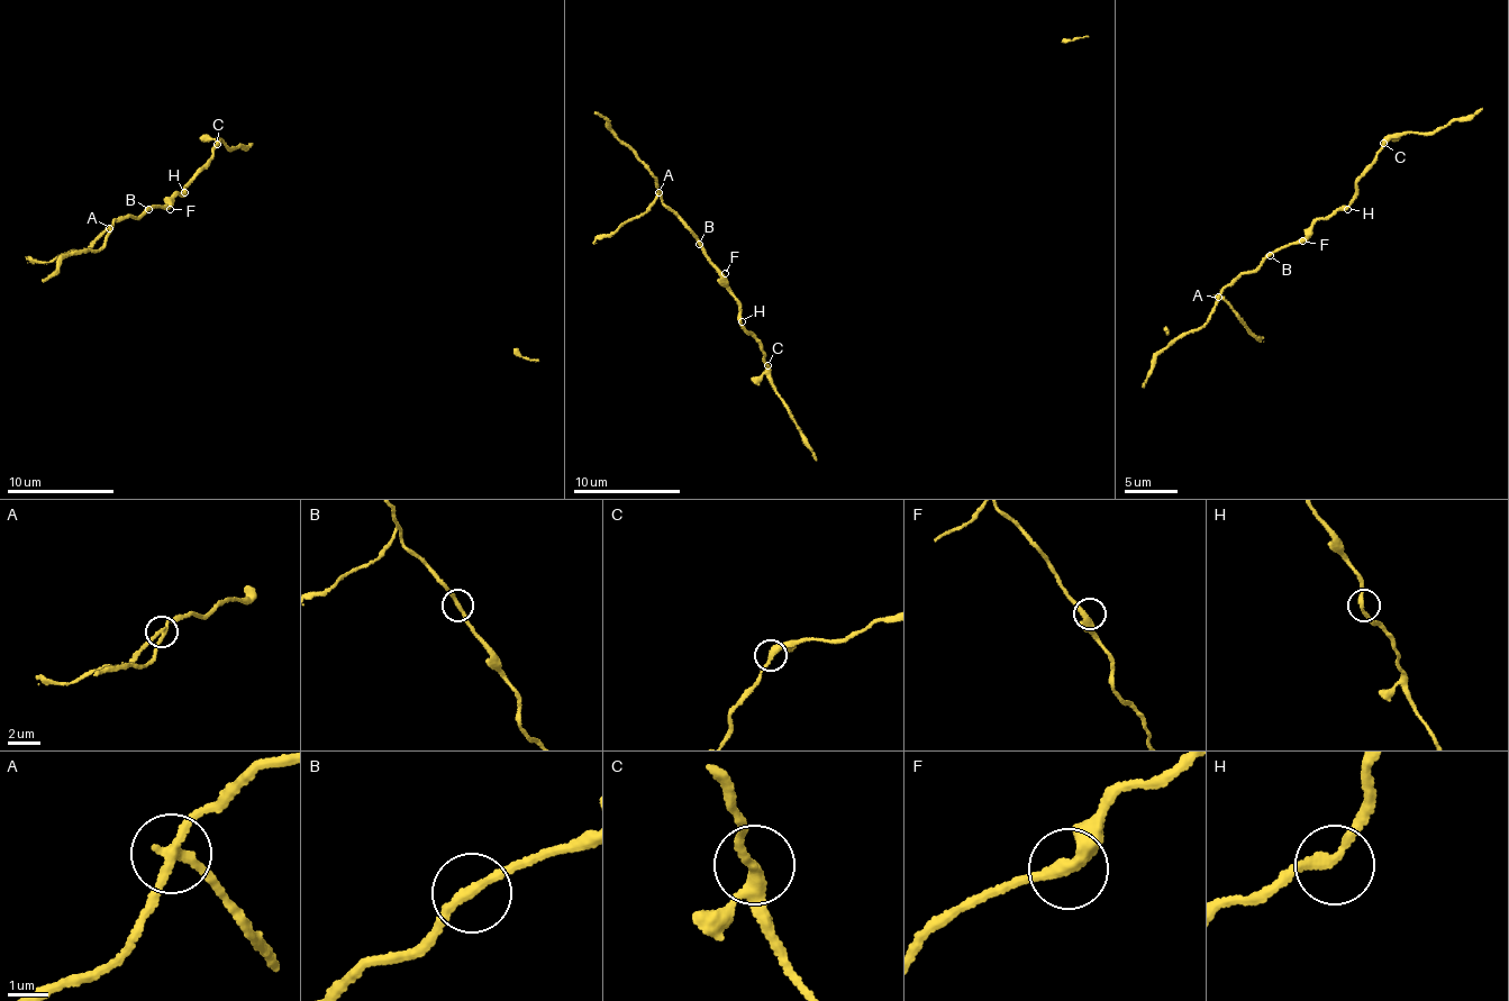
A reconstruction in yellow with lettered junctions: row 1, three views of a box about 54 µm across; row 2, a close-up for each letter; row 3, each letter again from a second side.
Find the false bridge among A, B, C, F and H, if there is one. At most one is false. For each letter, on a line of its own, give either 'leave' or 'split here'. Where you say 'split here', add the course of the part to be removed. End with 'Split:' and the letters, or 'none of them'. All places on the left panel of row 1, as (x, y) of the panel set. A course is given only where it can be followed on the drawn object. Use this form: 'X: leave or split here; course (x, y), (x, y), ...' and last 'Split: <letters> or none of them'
A: split here; course (110, 228), (85, 249), (38, 261), (25, 258)
B: leave
C: leave
F: leave
H: leave
Split: A

